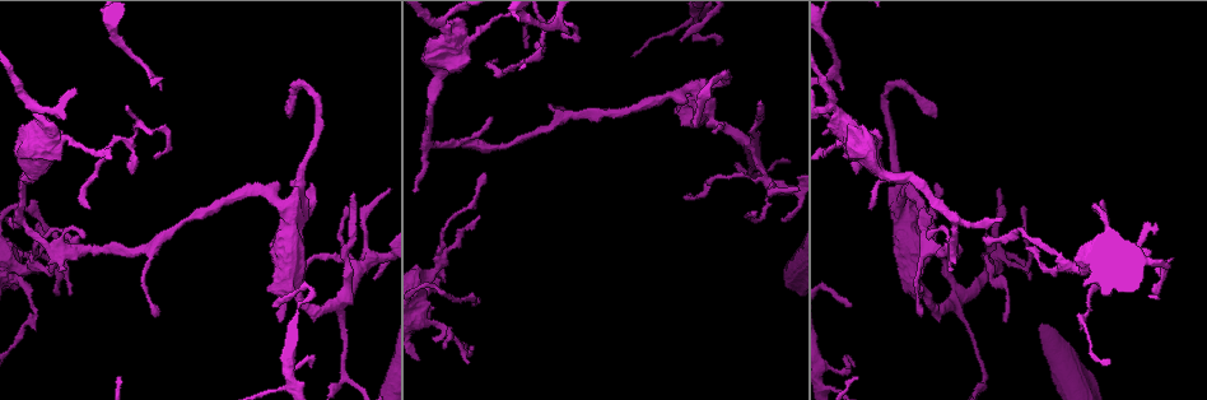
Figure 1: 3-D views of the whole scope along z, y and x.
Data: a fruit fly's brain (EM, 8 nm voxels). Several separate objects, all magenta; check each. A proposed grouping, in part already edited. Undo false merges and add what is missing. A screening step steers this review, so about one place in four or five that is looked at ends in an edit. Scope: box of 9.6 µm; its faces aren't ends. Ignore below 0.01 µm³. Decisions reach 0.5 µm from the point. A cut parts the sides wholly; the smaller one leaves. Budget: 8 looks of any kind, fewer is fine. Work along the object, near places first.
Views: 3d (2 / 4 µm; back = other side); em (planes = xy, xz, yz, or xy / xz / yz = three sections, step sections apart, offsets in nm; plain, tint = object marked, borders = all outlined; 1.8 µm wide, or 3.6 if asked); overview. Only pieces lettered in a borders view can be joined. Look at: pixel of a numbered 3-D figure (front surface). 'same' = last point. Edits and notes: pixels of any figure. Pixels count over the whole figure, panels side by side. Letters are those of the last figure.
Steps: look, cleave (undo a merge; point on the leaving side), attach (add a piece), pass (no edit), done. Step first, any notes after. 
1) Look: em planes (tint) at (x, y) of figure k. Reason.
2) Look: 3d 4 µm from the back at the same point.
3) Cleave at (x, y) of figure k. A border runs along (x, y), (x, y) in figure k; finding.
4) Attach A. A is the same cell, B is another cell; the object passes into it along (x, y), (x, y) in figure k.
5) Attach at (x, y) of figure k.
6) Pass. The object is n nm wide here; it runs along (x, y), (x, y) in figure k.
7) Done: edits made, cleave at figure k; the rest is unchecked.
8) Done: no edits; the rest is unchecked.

Look: em xy step 16 (tint) at (274, 305) of figure 1. Free end.

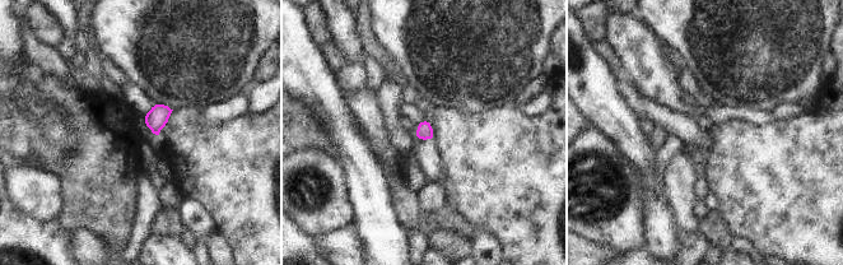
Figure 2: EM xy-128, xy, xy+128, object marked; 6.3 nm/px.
Look: em planes (borders) at the same point.

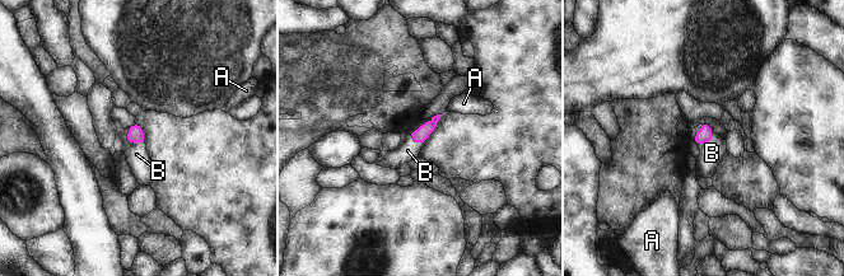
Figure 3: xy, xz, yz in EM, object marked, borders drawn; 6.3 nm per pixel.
Attach B. B is the same cell, A is another cell; the neuron continues.

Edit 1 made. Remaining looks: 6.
Look: overview.

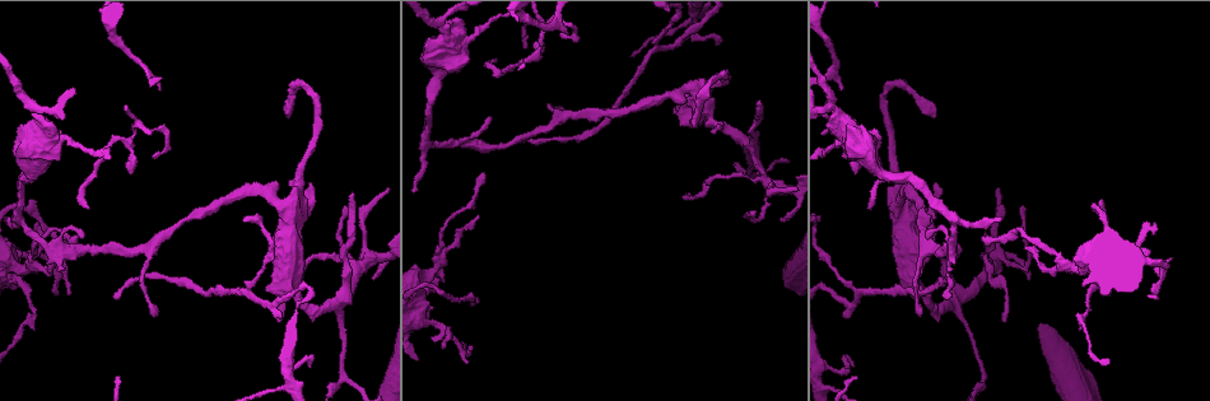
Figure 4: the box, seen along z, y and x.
Look: em planes (tint) at (720, 127) of figure 4. An open end.

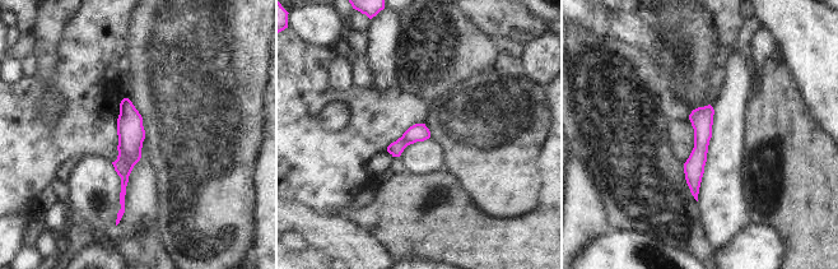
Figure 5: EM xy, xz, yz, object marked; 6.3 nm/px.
Look: em planes (borders) at the same point. See the neighbours.

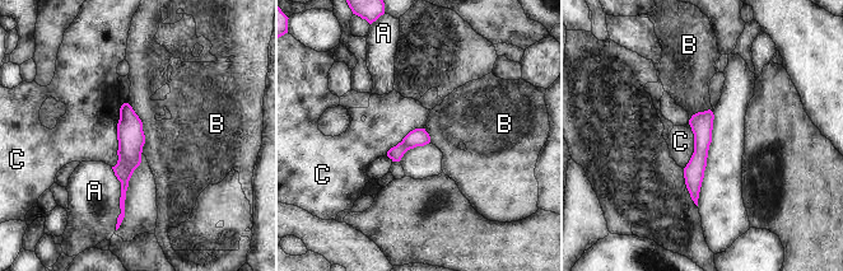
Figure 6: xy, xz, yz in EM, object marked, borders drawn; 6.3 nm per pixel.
Pass. A, B and C are other cells; a border runs along (127, 103), (141, 122), (143, 152) in figure 6; no lettered piece goes on from it.

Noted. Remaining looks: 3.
Look: em planes (borders) at (347, 206) of figure 4. Thin end.

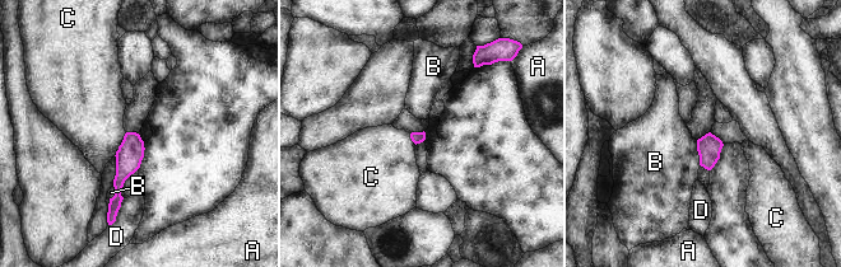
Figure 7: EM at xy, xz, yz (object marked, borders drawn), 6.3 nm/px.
Pass. A, B, C and D are other cells; a border runs along (126, 132), (114, 155) in figure 7; no lettered piece goes on from it.

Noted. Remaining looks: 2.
Done: edits made, attach at figure 3; the rest is unchecked.

